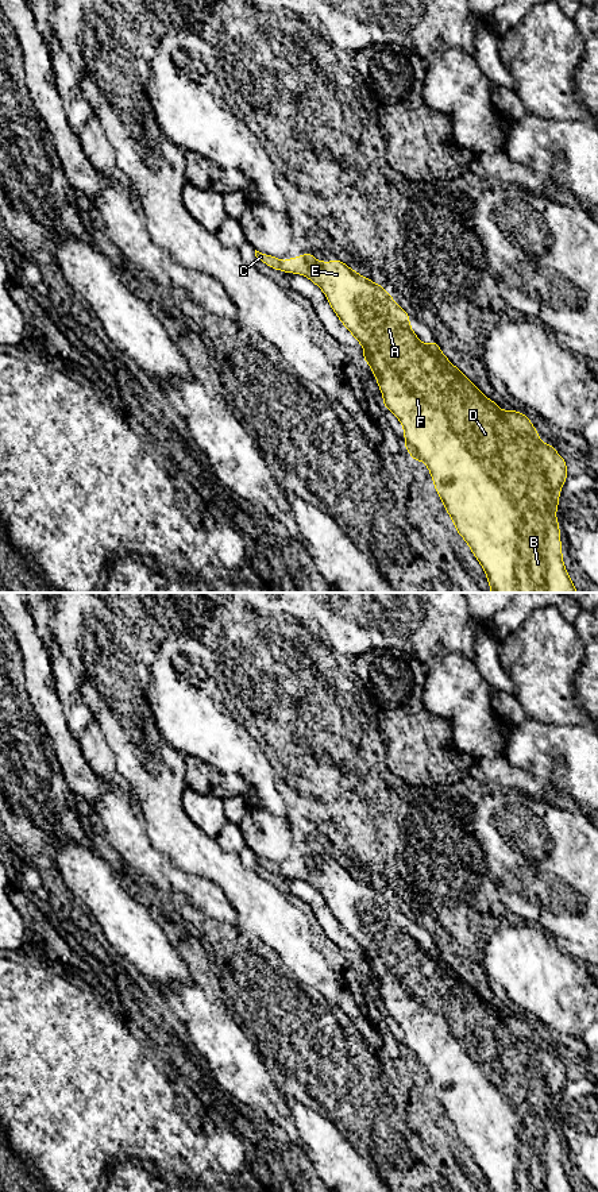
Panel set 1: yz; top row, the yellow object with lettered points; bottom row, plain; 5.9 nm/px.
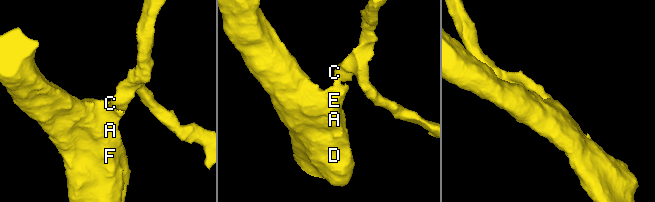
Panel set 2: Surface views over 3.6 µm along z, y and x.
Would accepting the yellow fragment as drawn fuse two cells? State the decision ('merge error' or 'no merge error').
no merge error

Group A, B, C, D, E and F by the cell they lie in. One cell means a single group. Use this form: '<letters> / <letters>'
A B C D E F

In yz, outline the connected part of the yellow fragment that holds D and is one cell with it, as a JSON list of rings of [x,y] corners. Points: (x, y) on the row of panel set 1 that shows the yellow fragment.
[[[255,250],[255,256],[265,262],[267,266],[282,270],[285,273],[297,273],[308,277],[313,281],[327,296],[333,312],[337,315],[344,327],[355,336],[355,339],[364,348],[363,358],[373,369],[374,377],[377,378],[378,386],[383,396],[383,405],[391,410],[396,417],[401,421],[405,433],[405,447],[409,450],[409,455],[414,460],[423,460],[431,471],[431,477],[435,483],[435,489],[440,495],[445,510],[451,516],[458,533],[467,541],[472,553],[482,564],[487,580],[490,583],[491,593],[578,593],[574,587],[563,563],[562,558],[562,544],[559,524],[556,521],[556,508],[559,505],[559,494],[563,483],[567,478],[567,467],[564,459],[553,450],[551,444],[544,444],[536,428],[532,425],[529,418],[516,410],[501,410],[498,405],[487,400],[477,387],[471,383],[466,375],[458,370],[441,352],[436,342],[431,342],[428,347],[421,340],[417,339],[409,324],[409,315],[398,306],[391,296],[381,286],[371,282],[367,277],[362,278],[359,271],[352,271],[342,261],[333,262],[320,262],[316,261],[312,254],[304,254],[298,258],[290,258],[282,262],[278,258],[262,254]]]

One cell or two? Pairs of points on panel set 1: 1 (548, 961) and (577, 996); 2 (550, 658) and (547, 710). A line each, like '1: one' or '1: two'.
1: one
2: one

